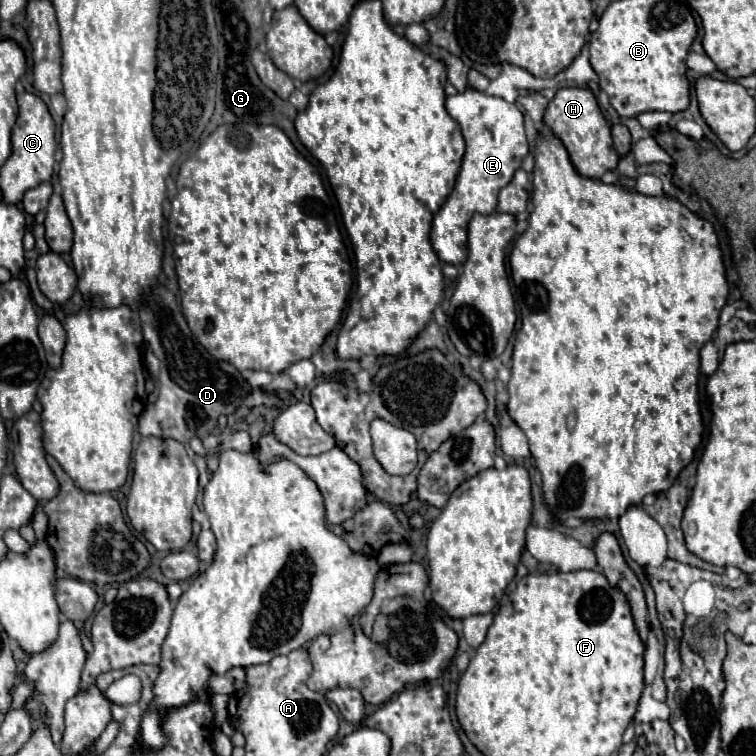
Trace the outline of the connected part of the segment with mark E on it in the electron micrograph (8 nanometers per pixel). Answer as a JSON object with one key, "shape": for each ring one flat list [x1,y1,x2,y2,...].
{"shape":[[466,89,452,97,446,97,446,111,460,125,466,153,462,161,462,169,456,179,454,191,448,195,446,203,434,215,430,241,436,255,444,263,460,265,468,257,468,241,466,227,474,213,490,215,498,205,498,191,512,181,516,169,520,169,522,159,528,155,528,139,524,133,524,115,514,105,500,97,486,95,476,89]]}

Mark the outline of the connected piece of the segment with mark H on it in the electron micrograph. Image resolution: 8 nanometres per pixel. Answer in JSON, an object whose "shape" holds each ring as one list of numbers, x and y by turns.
{"shape":[[580,87,558,89,556,97,546,107,544,125,554,133,554,137,558,137,564,143,570,155,570,161,574,163,576,171,582,177,600,179,606,171,616,169,620,157,612,147,610,129,606,127,602,111,590,89,580,89]]}

